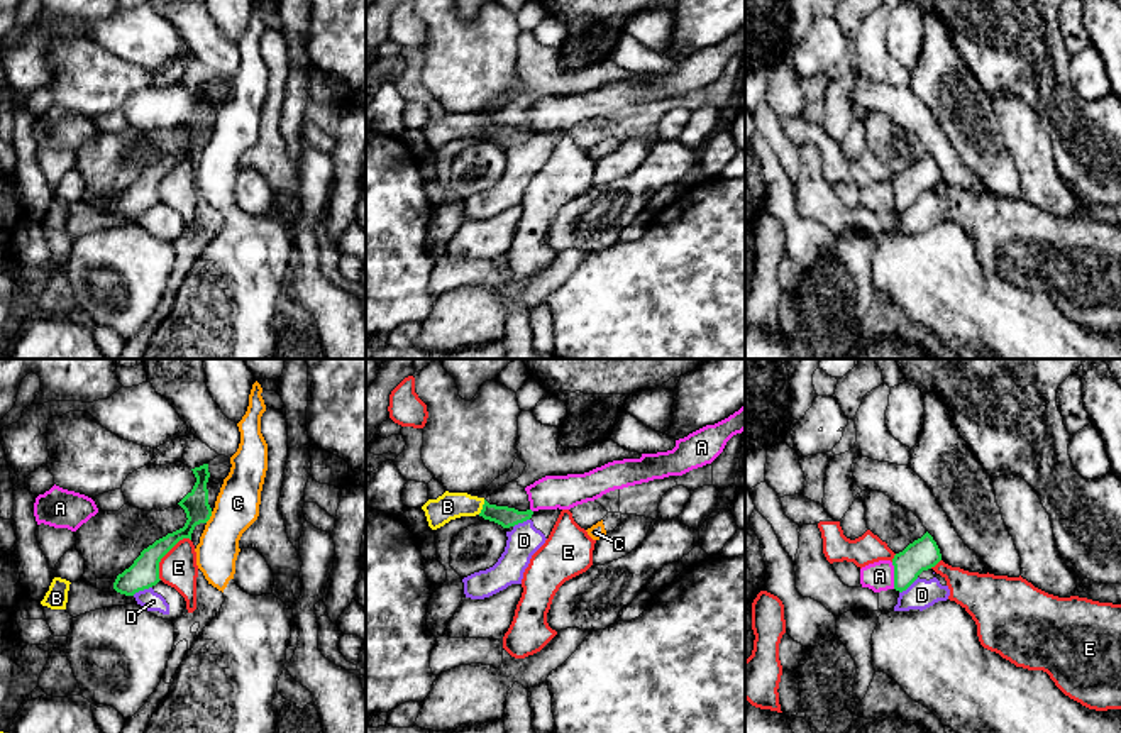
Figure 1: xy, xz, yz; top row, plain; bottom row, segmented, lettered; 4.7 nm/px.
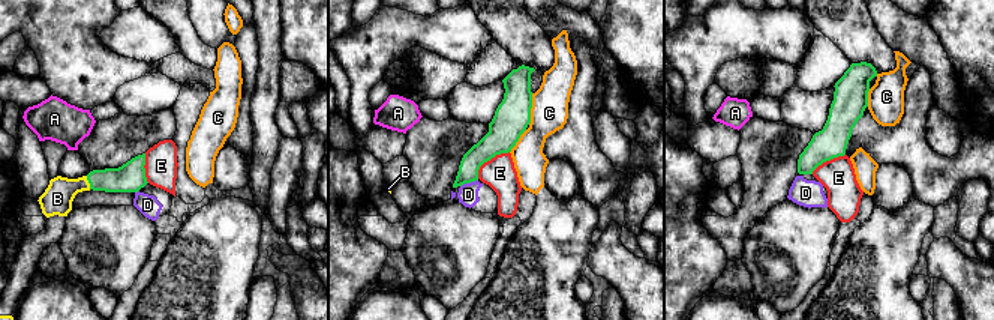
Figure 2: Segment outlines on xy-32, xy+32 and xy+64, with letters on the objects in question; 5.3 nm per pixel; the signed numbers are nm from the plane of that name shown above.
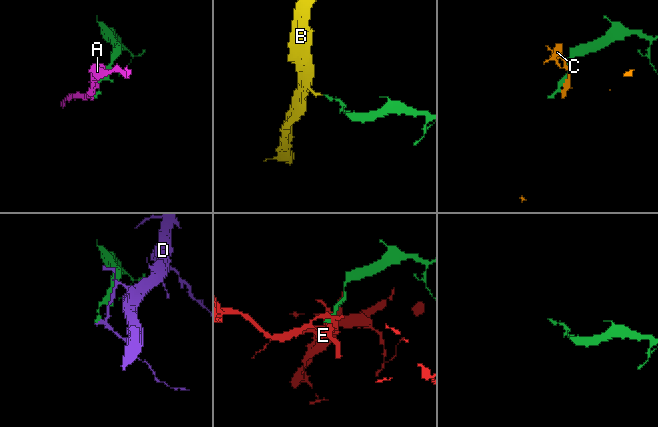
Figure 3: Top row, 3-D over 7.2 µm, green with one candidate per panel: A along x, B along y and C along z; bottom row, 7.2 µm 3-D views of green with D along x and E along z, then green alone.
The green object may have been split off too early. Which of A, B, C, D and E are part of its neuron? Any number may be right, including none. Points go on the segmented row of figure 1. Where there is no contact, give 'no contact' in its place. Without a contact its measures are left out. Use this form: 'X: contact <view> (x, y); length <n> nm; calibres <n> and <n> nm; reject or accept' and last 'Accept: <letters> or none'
A: contact yz (894, 576); length 130 nm; calibres 150 and 140 nm; reject
B: contact xz (483, 507); length 80 nm; calibres 100 and 130 nm; accept
C: contact xy (210, 515); length 70 nm; calibres 120 and 200 nm; reject
D: contact xy (141, 589); length 100 nm; calibres 140 and 90 nm; reject
E: contact xy (165, 554); length 240 nm; calibres 140 and 180 nm; reject
Accept: B

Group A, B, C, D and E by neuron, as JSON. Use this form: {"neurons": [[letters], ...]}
{"neurons": [["A"], ["B"], ["C"], ["D"], ["E"]]}

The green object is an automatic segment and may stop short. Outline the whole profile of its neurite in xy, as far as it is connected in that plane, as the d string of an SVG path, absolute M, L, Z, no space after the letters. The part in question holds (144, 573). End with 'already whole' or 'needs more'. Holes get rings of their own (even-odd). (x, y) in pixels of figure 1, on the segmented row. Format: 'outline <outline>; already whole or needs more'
outline M208 464L191 469L196 482L193 489L178 503L186 513L186 523L183 528L168 533L144 548L134 564L117 576L113 589L125 596L134 596L139 591L156 586L159 579L161 559L183 538L191 540L191 533L196 525L207 523L212 516L208 504L207 482L210 477Z; already whole

